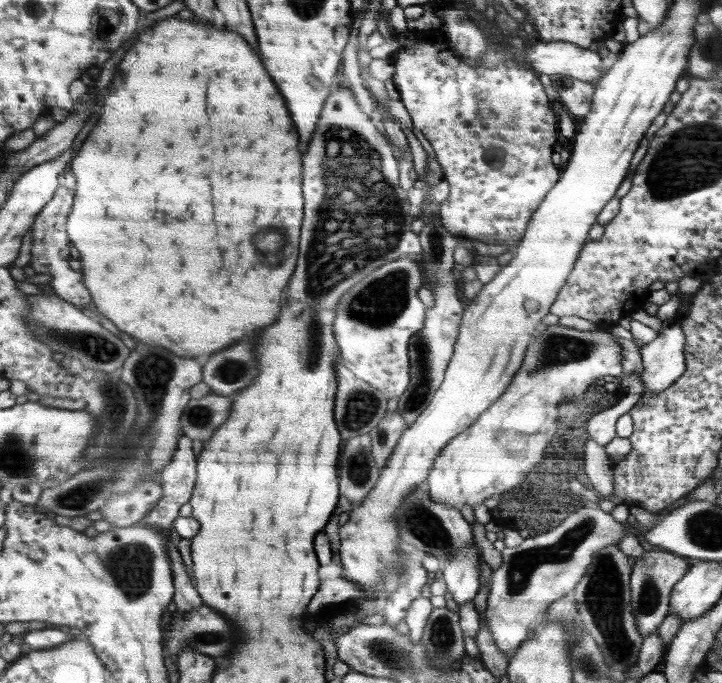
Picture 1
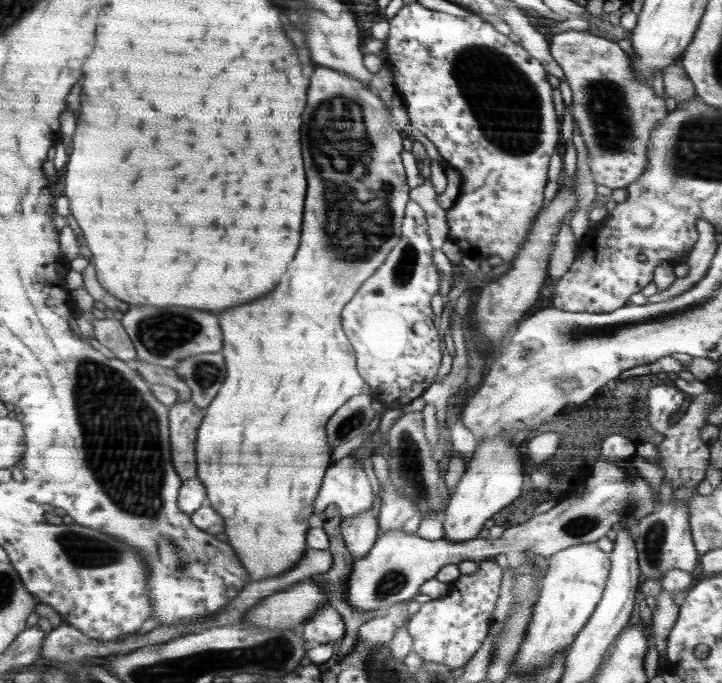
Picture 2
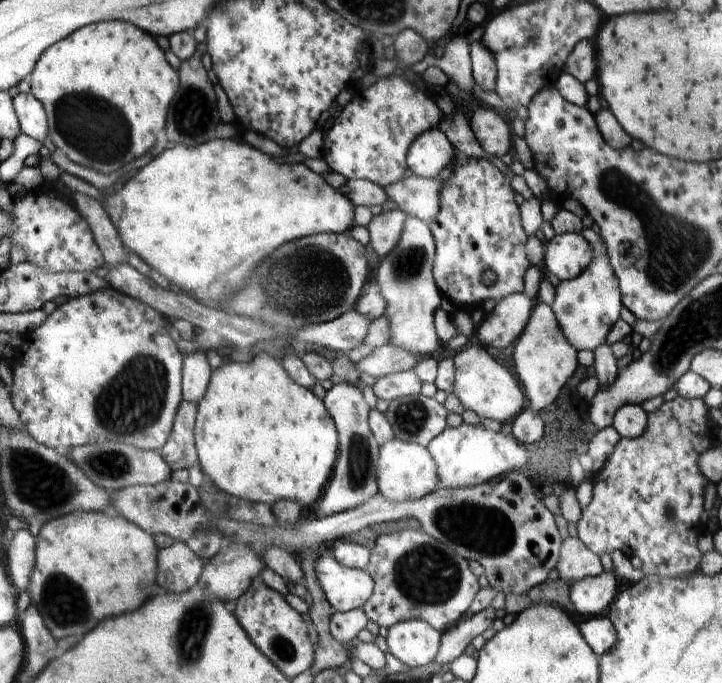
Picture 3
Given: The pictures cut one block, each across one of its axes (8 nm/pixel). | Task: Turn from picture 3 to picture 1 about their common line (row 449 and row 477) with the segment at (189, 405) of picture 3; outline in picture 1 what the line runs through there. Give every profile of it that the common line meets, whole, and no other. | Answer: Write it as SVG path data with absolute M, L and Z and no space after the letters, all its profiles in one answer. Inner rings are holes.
M179 436L179 443L176 446L175 453L172 454L172 460L166 467L161 471L161 484L162 484L162 498L156 502L156 506L147 514L143 520L140 520L136 525L158 525L162 527L162 531L166 533L166 537L169 540L169 554L171 554L172 559L172 570L174 570L175 577L175 612L178 612L180 616L192 612L194 608L200 608L203 605L201 596L198 591L190 582L190 577L182 564L181 556L171 542L172 538L175 536L172 534L172 522L176 520L178 516L178 510L182 504L186 504L190 500L190 494L192 494L192 488L194 487L194 480L198 480L196 477L196 454L192 450L192 440L187 436Z

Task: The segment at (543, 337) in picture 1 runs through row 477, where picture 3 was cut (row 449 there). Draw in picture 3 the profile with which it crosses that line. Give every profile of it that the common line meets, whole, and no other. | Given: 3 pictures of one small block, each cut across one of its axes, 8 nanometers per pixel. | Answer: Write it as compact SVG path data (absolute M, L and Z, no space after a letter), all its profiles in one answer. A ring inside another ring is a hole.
M466 425L448 427L438 434L429 444L427 450L431 452L439 472L439 486L437 489L448 487L472 487L486 482L495 482L500 474L520 470L528 462L528 452L518 440L502 432L486 430L482 425Z

